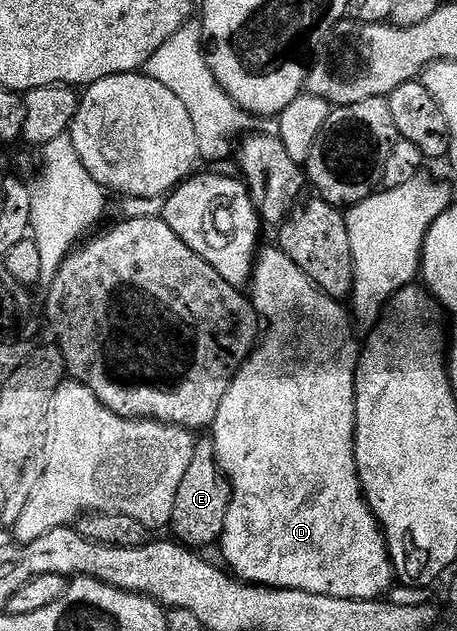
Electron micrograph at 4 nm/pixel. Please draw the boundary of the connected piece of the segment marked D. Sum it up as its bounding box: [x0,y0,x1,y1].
[210,247,394,601]

